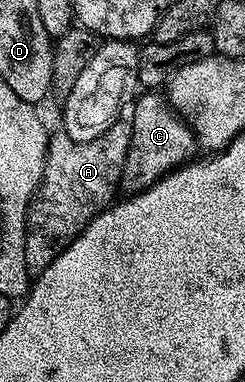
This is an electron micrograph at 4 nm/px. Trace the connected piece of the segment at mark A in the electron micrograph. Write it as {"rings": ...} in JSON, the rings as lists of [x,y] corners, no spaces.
{"rings":[[[122,118],[92,142],[77,144],[65,134],[57,135],[49,137],[42,181],[26,212],[25,257],[30,270],[48,267],[86,229],[90,219],[111,203],[130,145],[130,126]]]}

